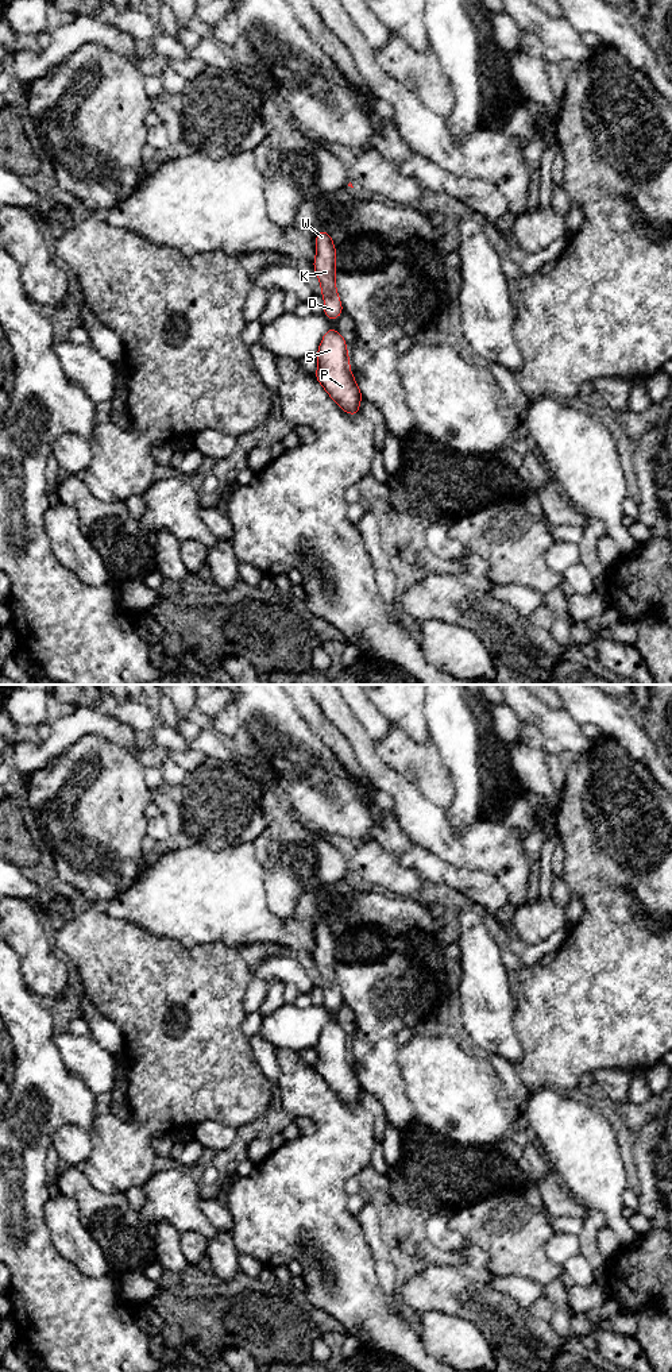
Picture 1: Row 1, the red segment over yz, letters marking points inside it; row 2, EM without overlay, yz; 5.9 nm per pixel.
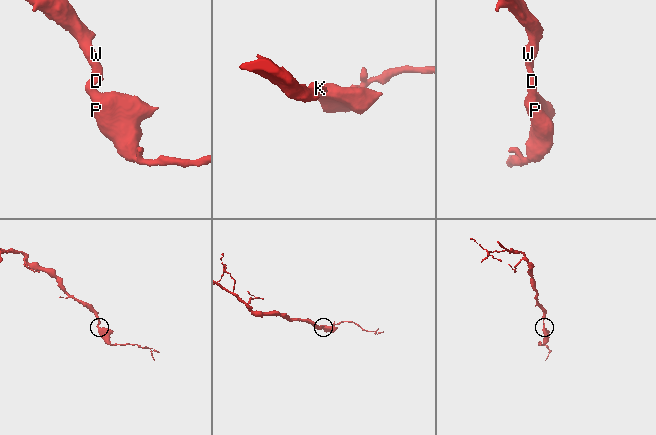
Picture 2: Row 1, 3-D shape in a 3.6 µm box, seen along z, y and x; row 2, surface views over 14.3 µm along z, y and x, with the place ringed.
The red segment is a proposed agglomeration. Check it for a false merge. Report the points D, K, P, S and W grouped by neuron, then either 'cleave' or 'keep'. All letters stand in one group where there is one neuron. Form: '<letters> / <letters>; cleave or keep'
D K P S W; keep

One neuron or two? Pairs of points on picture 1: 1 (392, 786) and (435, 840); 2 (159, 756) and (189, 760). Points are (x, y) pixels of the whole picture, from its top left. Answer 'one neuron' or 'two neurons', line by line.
1: one neuron
2: one neuron

